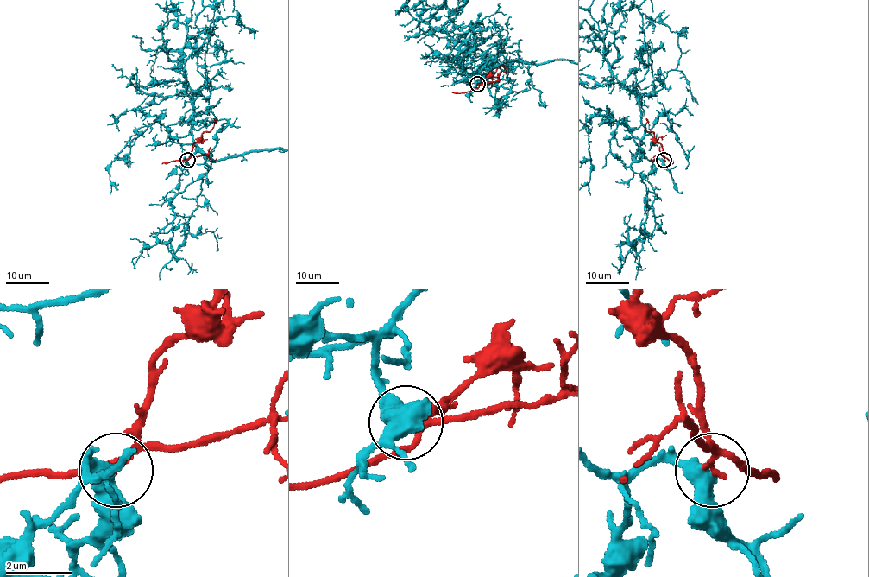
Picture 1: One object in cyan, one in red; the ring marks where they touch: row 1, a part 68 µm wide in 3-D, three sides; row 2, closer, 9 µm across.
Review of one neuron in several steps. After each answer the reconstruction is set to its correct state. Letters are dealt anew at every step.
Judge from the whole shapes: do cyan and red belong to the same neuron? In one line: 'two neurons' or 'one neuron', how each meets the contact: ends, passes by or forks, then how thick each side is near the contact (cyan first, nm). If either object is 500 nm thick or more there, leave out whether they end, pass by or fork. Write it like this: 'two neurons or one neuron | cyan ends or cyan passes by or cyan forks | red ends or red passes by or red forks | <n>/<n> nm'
one neuron | cyan passes by | red forks | 460/120 nm

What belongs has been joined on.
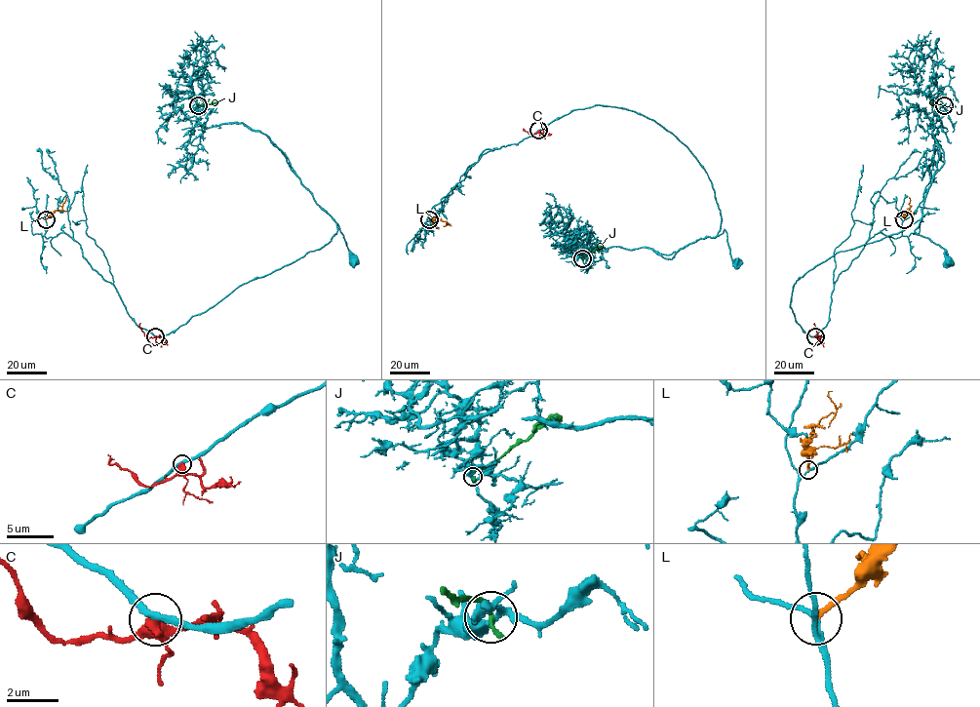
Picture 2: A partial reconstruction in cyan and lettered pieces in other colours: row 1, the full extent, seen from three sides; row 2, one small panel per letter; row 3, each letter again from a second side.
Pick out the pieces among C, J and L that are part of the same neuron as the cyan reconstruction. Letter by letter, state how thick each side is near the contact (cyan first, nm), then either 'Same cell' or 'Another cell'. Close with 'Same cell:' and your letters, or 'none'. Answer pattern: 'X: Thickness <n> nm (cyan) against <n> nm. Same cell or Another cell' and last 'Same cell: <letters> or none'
C: Thickness 240 nm (cyan) against 500 nm. Another cell
J: Thickness 280 nm (cyan) against 240 nm. Another cell
L: Thickness 180 nm (cyan) against 200 nm. Another cell
Same cell: none

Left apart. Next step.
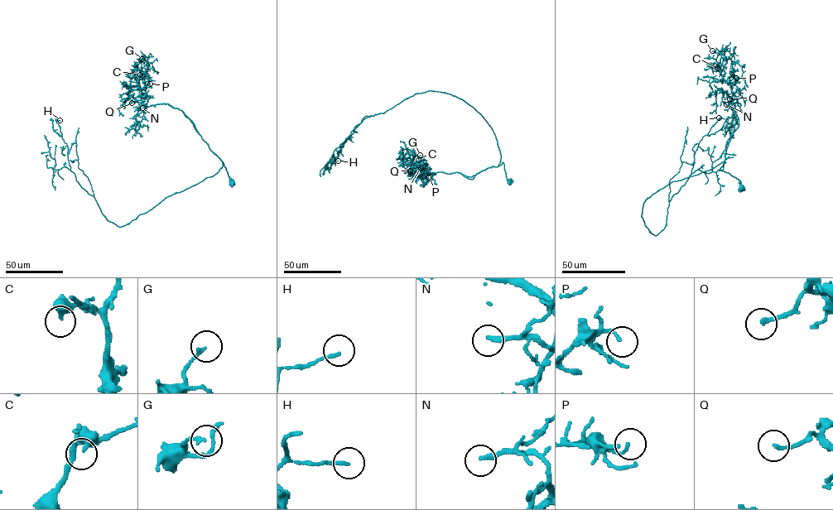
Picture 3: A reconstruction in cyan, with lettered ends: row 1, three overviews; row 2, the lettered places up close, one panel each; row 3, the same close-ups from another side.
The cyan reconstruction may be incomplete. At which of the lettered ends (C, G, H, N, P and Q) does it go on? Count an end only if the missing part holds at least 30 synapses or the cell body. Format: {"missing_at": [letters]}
{"missing_at": ["N", "Q"]}

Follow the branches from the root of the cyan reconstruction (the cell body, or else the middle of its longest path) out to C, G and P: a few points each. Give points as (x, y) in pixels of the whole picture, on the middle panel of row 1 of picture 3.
C: (511, 180), (507, 179), (503, 162), (469, 176), (457, 172), (424, 170), (419, 173), (418, 160)
G: (511, 180), (503, 162), (470, 176), (457, 172), (424, 170), (419, 173), (416, 162), (420, 163), (420, 155)
P: (511, 180), (503, 162), (470, 176), (457, 172), (420, 170), (421, 178), (428, 177)

